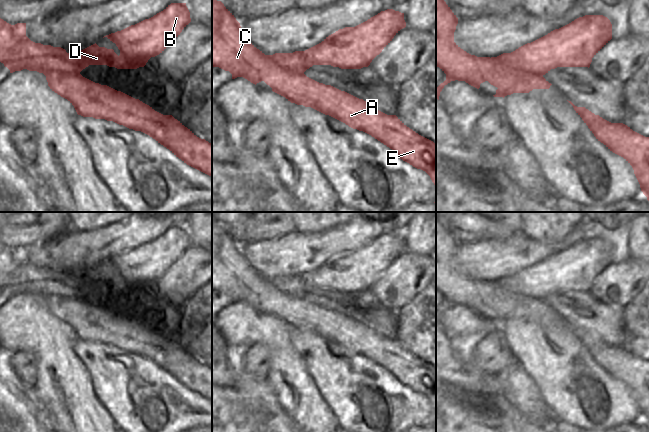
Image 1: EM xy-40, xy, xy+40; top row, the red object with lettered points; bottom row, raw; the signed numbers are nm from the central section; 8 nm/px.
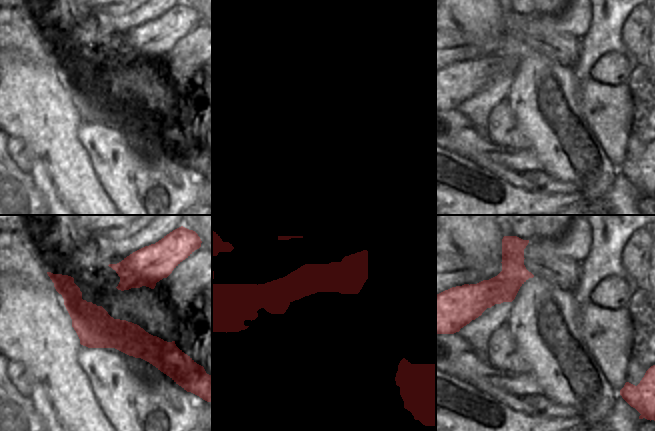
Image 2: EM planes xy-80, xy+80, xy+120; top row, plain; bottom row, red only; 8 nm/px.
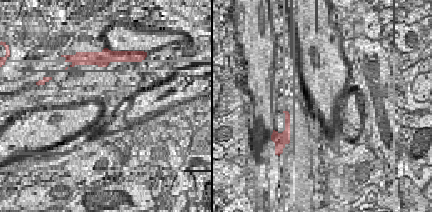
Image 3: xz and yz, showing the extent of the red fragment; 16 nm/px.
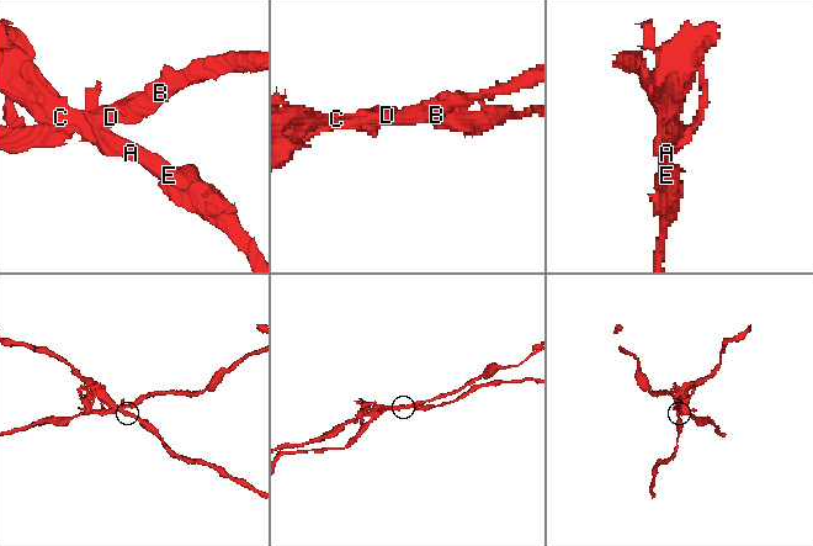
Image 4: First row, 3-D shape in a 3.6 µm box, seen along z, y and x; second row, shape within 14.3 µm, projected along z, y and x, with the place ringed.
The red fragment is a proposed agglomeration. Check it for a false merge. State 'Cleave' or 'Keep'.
Cleave

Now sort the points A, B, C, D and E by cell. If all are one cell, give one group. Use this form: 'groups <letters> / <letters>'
groups A C E / B D

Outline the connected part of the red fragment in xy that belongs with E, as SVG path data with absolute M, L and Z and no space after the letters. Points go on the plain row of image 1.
M212 218L212 291L219 291L229 295L232 299L239 297L241 299L255 299L261 301L263 305L272 312L272 315L285 321L291 327L311 331L325 339L329 339L353 353L363 355L387 371L389 371L400 383L409 387L417 393L425 395L436 410L436 367L419 359L407 351L396 339L387 339L379 335L373 329L363 323L359 323L345 315L341 315L331 309L319 307L304 297L293 297L281 291L272 279L265 279L257 273L244 258L240 247L234 239L224 230L221 225L217 225Z

